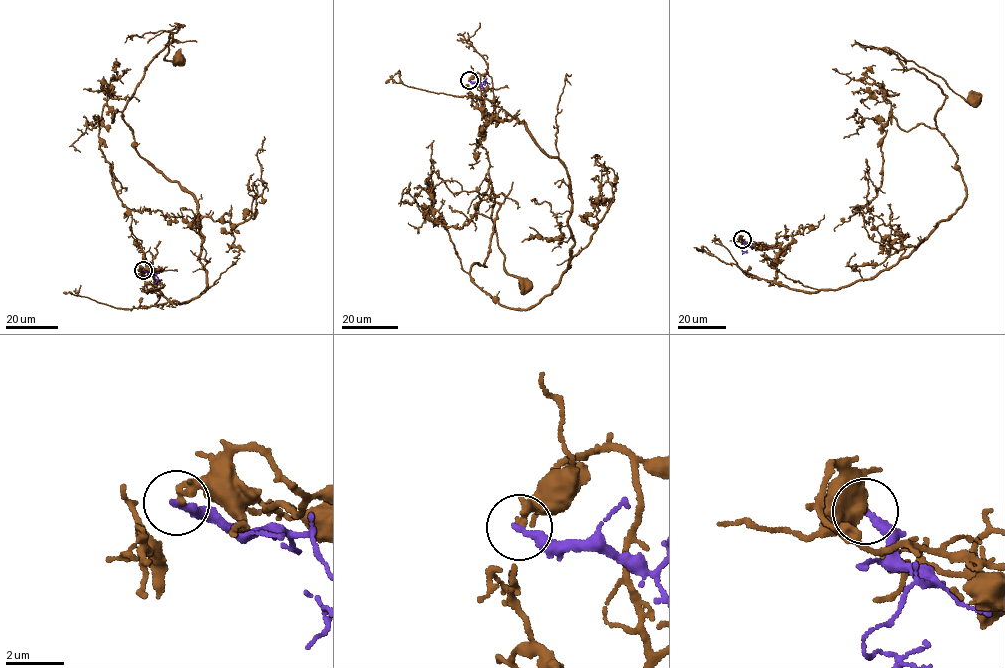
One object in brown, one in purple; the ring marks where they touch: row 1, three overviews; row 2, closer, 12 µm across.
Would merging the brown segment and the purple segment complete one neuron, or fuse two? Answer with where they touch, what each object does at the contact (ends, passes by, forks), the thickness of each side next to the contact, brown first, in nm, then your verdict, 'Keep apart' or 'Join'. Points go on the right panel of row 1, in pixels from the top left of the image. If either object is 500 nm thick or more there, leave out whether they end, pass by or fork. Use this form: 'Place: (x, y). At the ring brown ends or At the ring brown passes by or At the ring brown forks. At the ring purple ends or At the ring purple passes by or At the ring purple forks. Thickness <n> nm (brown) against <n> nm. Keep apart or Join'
Place: (742, 239). At the ring brown passes by. At the ring purple ends. Thickness 170 nm (brown) against 280 nm. Keep apart

